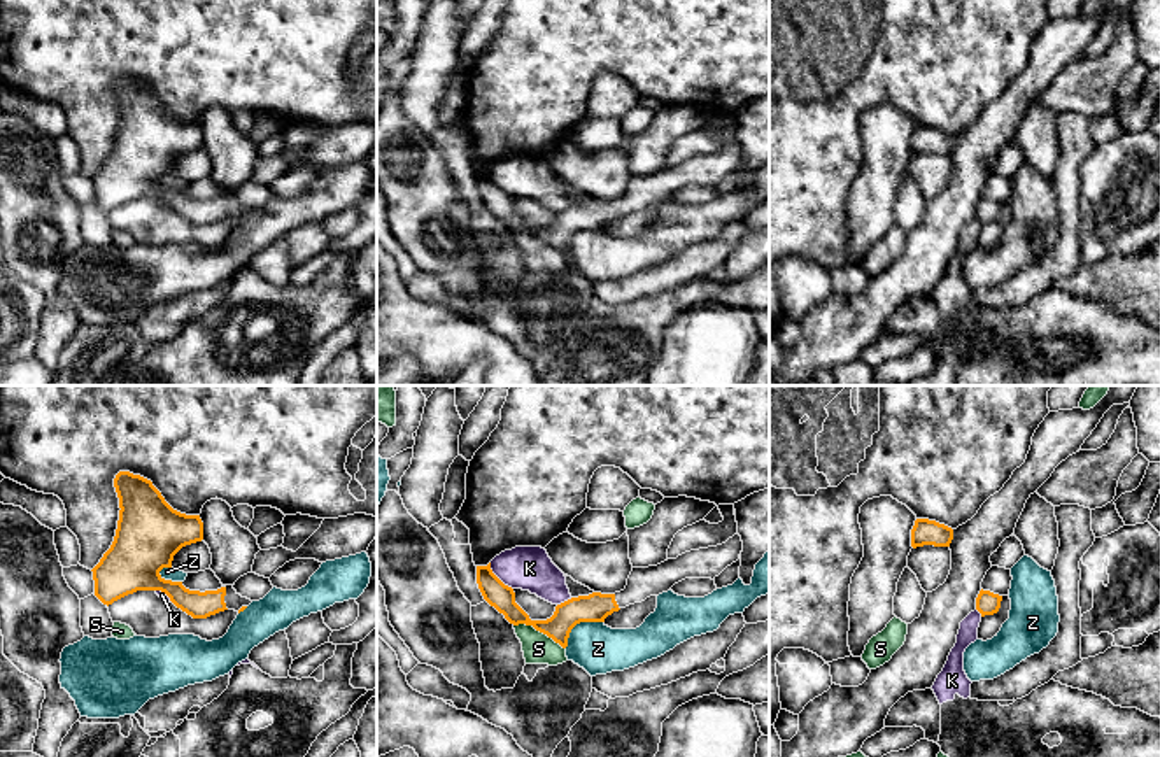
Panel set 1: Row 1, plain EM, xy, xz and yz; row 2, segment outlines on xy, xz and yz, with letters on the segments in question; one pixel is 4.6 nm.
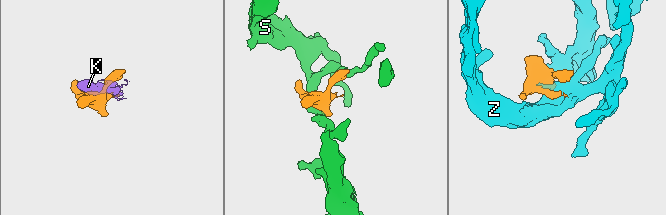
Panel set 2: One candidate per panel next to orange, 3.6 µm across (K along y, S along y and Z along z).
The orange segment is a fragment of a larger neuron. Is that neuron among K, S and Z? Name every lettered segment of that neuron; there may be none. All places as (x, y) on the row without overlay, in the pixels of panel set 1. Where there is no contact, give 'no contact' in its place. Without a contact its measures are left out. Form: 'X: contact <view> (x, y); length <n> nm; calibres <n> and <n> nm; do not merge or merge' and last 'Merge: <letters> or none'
K: contact xz (496, 184); length 170 nm; calibres 120 and 200 nm; do not merge
S: contact xz (540, 239); length 260 nm; calibres 130 and 140 nm; do not merge
Z: contact xz (579, 230); length 220 nm; calibres 140 and 220 nm; do not merge
Merge: none

